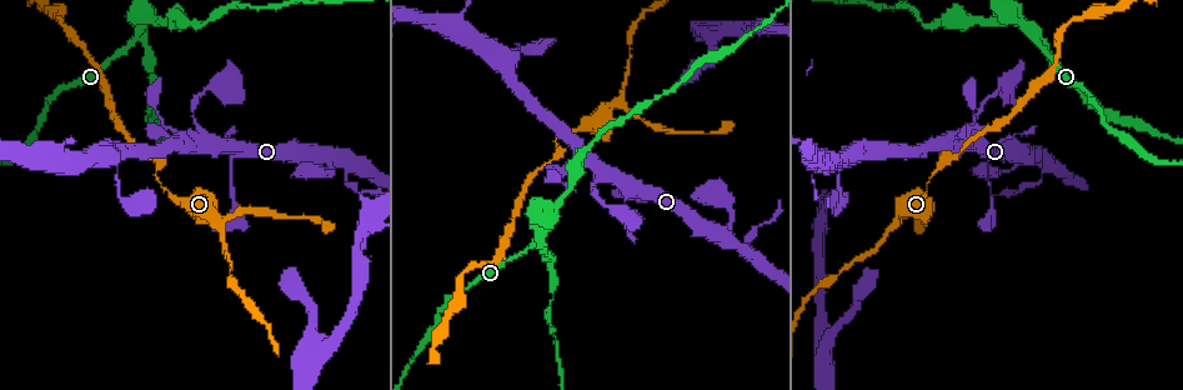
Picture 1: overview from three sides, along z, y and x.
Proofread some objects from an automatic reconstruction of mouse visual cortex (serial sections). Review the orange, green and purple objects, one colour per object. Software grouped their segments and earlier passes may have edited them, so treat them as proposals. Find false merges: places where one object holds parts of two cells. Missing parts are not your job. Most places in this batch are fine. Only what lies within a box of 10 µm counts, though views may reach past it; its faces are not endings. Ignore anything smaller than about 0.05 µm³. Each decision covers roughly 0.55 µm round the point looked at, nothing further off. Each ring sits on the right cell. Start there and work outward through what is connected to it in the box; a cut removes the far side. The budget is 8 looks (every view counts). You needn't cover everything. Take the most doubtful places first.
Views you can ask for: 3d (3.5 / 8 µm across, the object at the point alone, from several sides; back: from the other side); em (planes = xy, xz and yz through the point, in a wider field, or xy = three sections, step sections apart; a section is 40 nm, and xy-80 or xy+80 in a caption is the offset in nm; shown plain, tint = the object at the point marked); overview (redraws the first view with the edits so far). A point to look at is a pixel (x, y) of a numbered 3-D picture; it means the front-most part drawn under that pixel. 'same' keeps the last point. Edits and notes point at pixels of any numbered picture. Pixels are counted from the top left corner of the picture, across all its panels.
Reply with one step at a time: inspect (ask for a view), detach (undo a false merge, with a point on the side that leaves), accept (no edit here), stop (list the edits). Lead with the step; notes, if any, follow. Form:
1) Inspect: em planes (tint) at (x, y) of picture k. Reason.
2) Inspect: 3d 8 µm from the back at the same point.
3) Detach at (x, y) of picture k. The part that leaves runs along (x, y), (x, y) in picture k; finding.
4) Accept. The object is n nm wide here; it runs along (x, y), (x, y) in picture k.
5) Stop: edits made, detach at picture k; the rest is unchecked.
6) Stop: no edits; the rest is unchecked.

Inspect: 3d 3.5 µm at (162, 117) of picture 1. Thin neck.

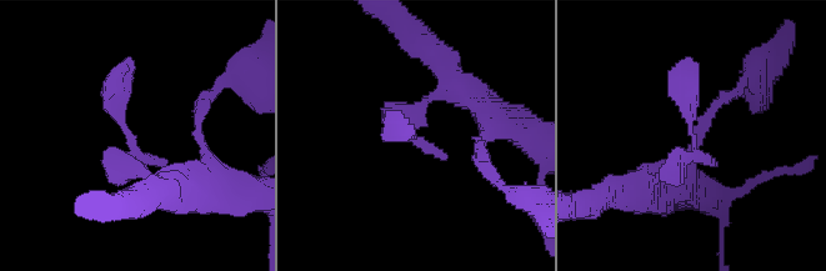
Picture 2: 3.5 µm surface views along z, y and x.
Inspect: em xy step 5 (tint) at (693, 139) of picture 2. Now the EM.

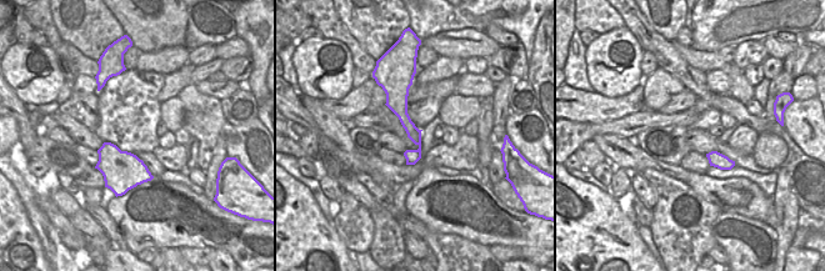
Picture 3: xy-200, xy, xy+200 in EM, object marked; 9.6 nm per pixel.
Accept. It runs along (408, 80), (400, 111), (418, 141), (411, 161) in picture 3; continuous, no second cell.

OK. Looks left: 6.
Inspect: 3d 3.5 µm at (537, 244) of picture 1. Branch point.

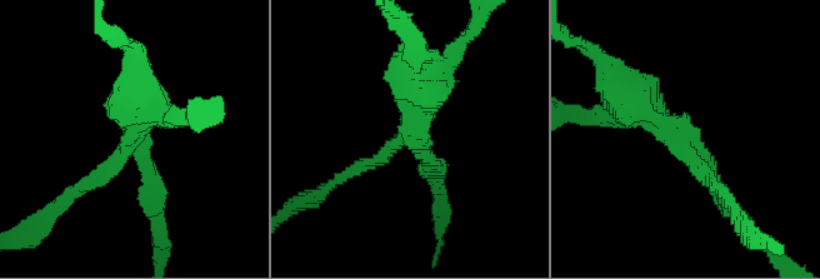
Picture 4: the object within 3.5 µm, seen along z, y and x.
Inspect: em xy step 3 (tint) at (124, 153) of picture 4. Now the EM.

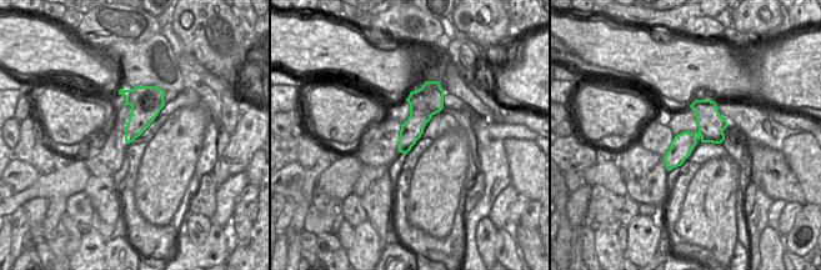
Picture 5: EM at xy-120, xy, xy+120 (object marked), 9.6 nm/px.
Detach at (626, 101) of picture 4. The arms are 150, 200, 350 nm wide; a second cell is stuck on.

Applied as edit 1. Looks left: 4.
Inspect: 3d 8 µm at (641, 119) of picture 1. Sharp bend.

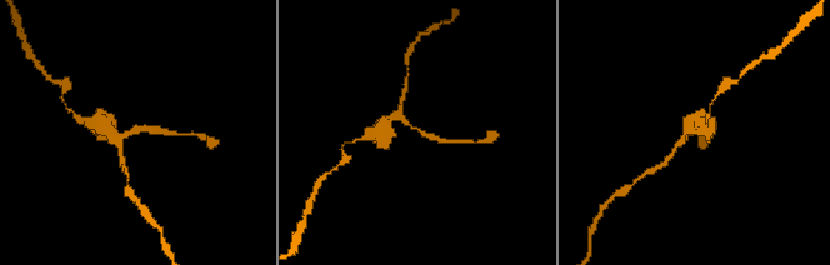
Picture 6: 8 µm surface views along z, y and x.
Inspect: em xy step 5 (tint) at the same point. The arms are 200, 200 nm wide.

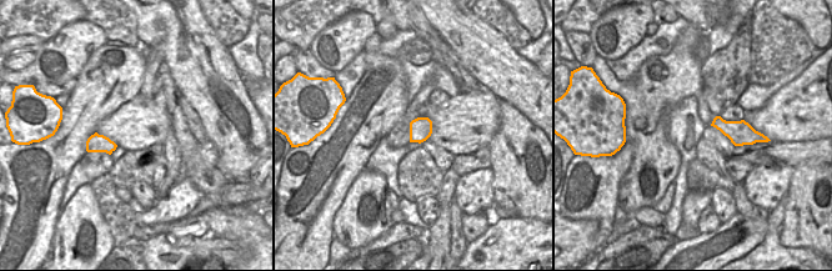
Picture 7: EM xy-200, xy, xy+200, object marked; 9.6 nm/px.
Accept. It runs along (385, 120), (399, 118), (448, 141) in picture 6; continuous, no second cell.

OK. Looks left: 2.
Stop: edits made, detach at picture 4; the rest is unchecked.

